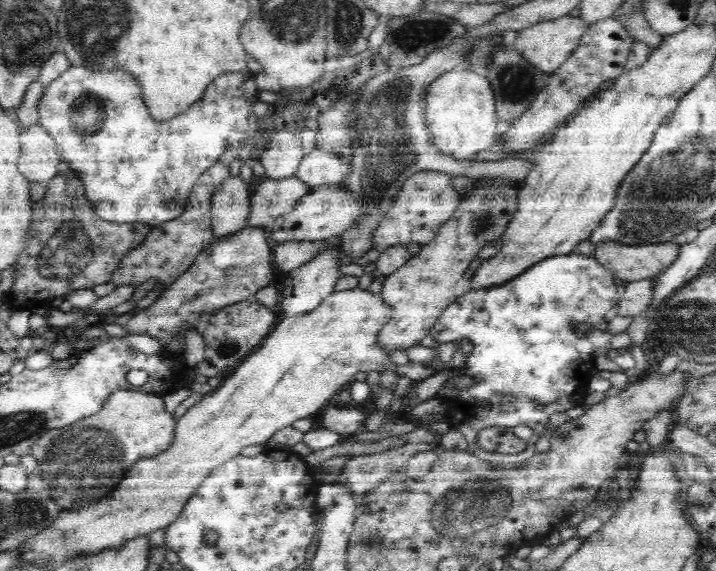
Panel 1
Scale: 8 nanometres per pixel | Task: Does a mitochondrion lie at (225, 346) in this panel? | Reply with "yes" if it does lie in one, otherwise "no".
yes

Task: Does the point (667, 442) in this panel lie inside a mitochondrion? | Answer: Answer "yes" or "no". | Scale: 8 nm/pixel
no

